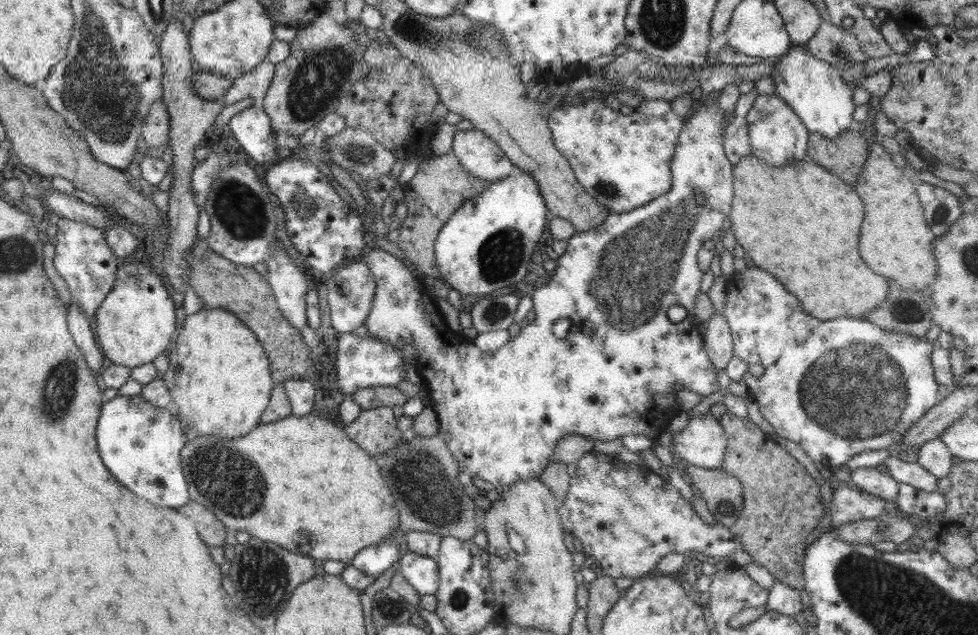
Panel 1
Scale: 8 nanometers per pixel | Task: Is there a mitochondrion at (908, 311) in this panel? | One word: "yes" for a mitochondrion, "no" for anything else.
yes

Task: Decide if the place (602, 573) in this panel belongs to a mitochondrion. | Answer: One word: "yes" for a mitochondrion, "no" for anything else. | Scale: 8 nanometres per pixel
no

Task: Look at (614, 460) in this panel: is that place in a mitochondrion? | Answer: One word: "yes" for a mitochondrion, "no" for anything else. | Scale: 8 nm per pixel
no

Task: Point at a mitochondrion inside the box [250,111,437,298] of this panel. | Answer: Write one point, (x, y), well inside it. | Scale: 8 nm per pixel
(346, 149)

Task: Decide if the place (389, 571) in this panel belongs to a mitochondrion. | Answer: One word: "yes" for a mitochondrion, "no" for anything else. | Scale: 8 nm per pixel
no

